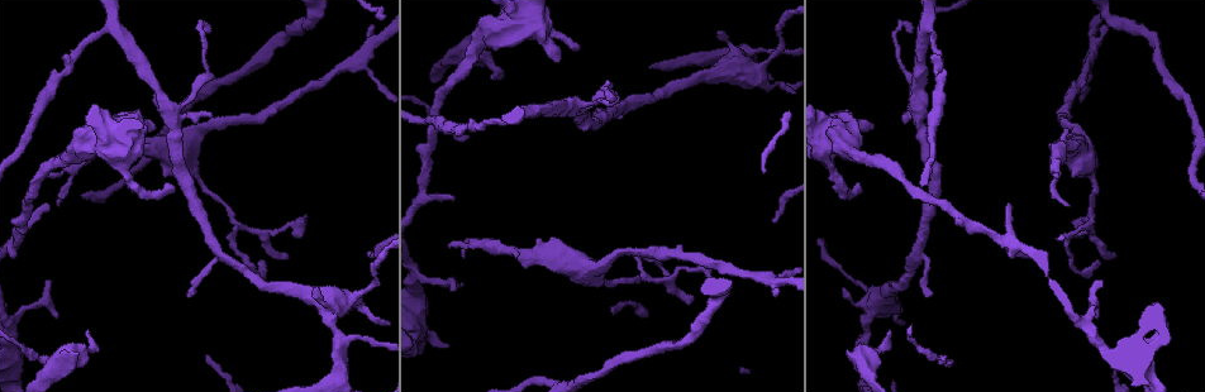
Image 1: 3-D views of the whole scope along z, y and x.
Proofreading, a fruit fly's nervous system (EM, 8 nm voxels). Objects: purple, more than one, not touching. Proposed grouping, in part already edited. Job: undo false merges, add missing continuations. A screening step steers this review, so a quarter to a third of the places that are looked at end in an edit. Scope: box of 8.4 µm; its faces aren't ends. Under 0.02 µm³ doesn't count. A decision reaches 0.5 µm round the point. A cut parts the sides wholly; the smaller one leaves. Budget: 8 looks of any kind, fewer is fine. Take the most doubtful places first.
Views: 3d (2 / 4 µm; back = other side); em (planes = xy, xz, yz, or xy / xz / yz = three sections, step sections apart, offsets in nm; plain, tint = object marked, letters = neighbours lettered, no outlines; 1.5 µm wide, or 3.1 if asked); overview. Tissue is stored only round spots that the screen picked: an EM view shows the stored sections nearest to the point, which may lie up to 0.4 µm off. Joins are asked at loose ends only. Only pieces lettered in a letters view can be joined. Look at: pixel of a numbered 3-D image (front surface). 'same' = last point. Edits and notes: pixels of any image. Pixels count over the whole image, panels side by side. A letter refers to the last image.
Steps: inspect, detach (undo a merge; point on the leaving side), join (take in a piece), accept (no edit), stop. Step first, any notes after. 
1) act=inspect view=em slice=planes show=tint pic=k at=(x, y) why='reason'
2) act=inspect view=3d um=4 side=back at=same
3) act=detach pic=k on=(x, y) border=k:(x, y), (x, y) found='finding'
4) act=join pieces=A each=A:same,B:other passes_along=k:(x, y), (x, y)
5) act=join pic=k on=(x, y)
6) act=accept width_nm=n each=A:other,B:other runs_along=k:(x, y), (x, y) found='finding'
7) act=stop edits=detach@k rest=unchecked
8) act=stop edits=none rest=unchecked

act=inspect view=em slice=planes show=plain pic=1 at=(495, 77) why='an open end'

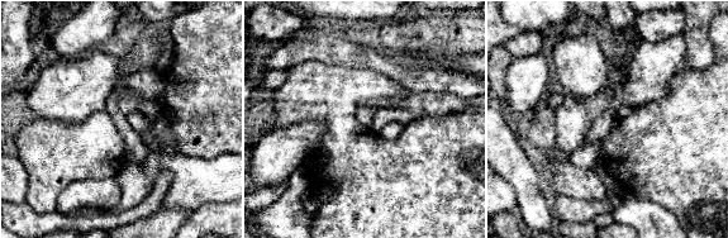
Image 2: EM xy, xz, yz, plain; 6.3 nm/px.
act=inspect view=em slice=planes show=letters at=same why='what lies round it'

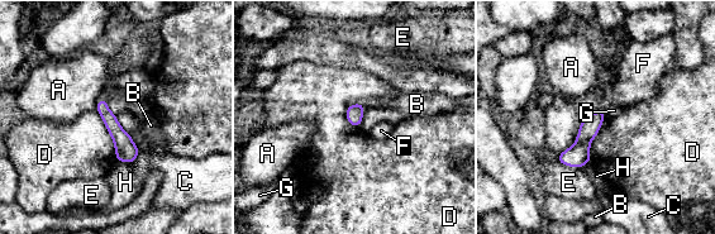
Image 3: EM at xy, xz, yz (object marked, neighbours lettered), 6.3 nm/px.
act=accept width_nm=110 each=A:other,B:other,C:other,D:other,E:other,F:other,G:other,H:other runs_along=3:(100, 103), (120, 137), (129, 160) found='no lettered piece goes on from it'

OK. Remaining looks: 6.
act=inspect view=3d um=4 pic=1 at=(339, 376) why='abrupt turn'

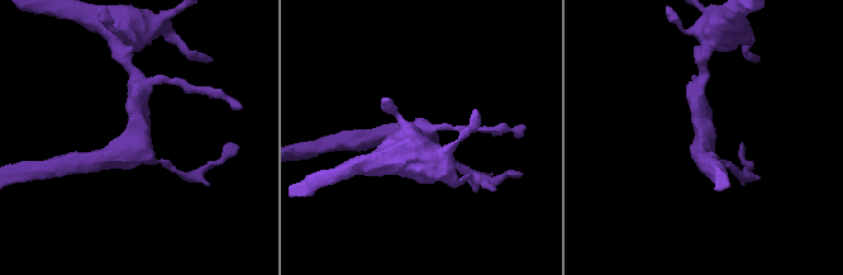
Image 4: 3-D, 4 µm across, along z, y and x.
act=inspect view=em slice=planes show=letters pic=4 at=(704, 135) arms=3 why='now the EM'

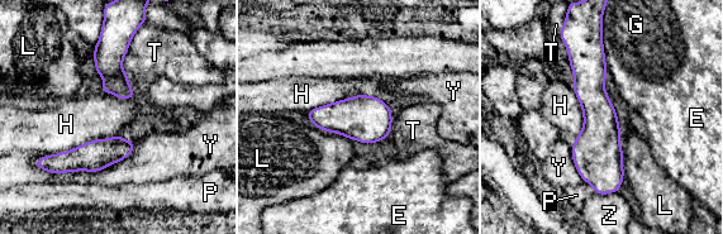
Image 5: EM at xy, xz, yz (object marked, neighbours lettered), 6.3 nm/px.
act=accept longest_contact=Y:600nm each=E:other,G:other,H:other,L:other,P:other,T:other,Y:other,Z:other border=5:(314, 125), (341, 133), (348, 139) found='one neuron here'

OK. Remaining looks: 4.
act=inspect view=3d um=2 side=back pic=1 at=(1058, 175) why='an open end'

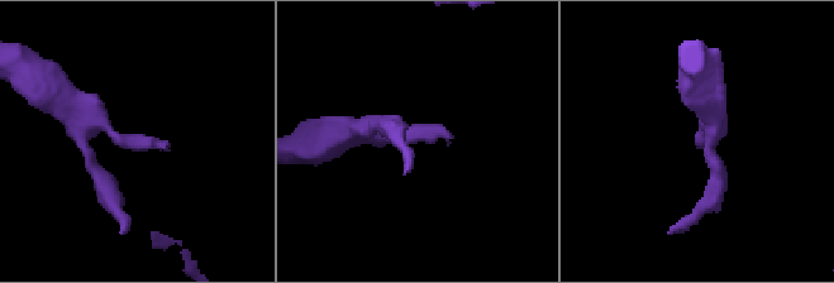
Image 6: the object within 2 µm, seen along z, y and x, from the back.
act=inspect view=em slice=planes show=letters pic=6 at=(162, 148)

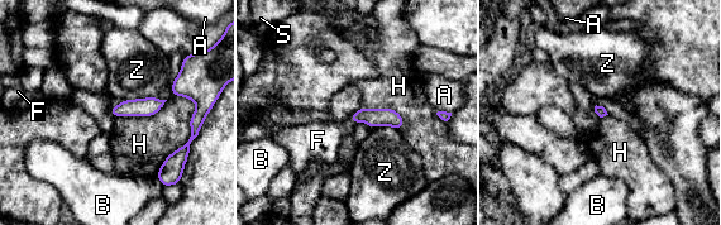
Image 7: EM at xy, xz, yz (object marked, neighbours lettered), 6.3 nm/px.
act=join pieces=F each=A:other,B:other,F:same,H:other,S:other,Z:other passes_along=7:(373, 118), (352, 121), (318, 140) found='it goes on there'

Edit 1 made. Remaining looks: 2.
act=stop edits=join@7 rest=unchecked

